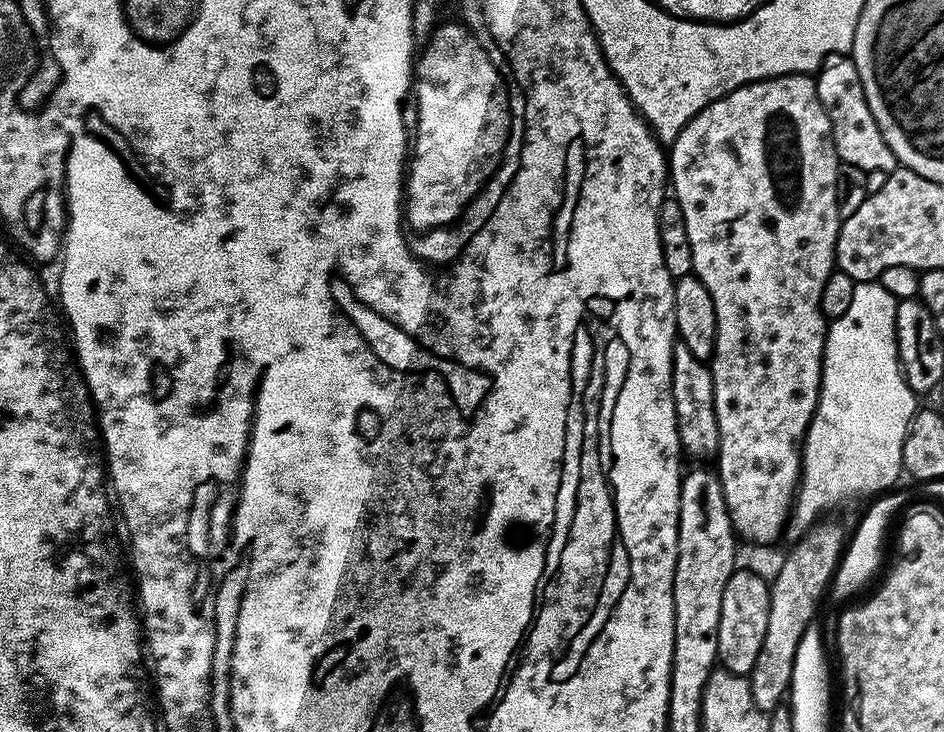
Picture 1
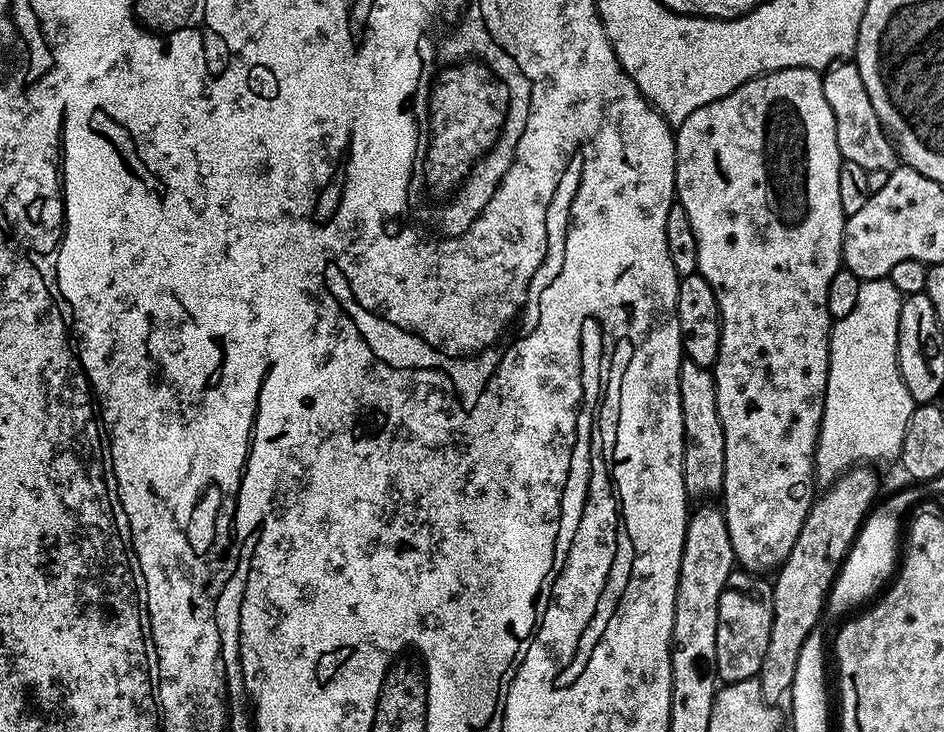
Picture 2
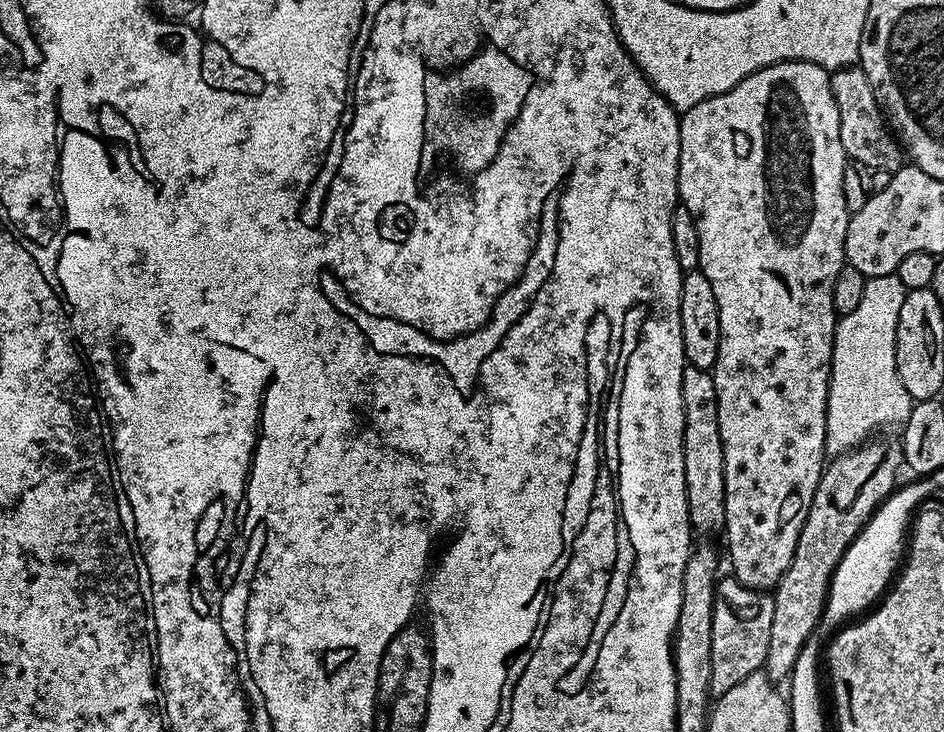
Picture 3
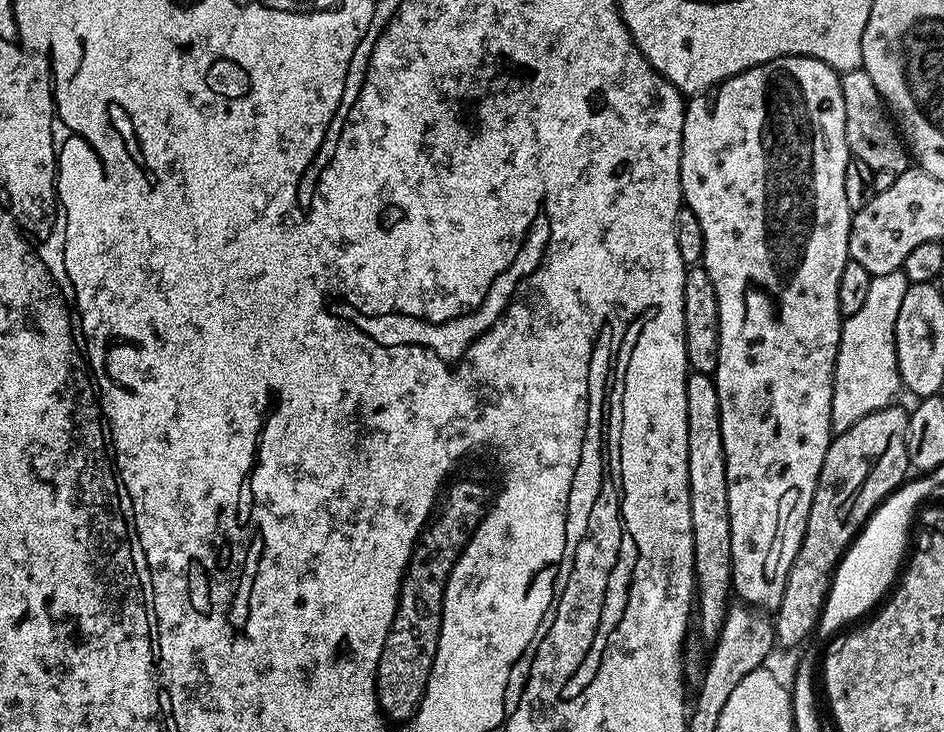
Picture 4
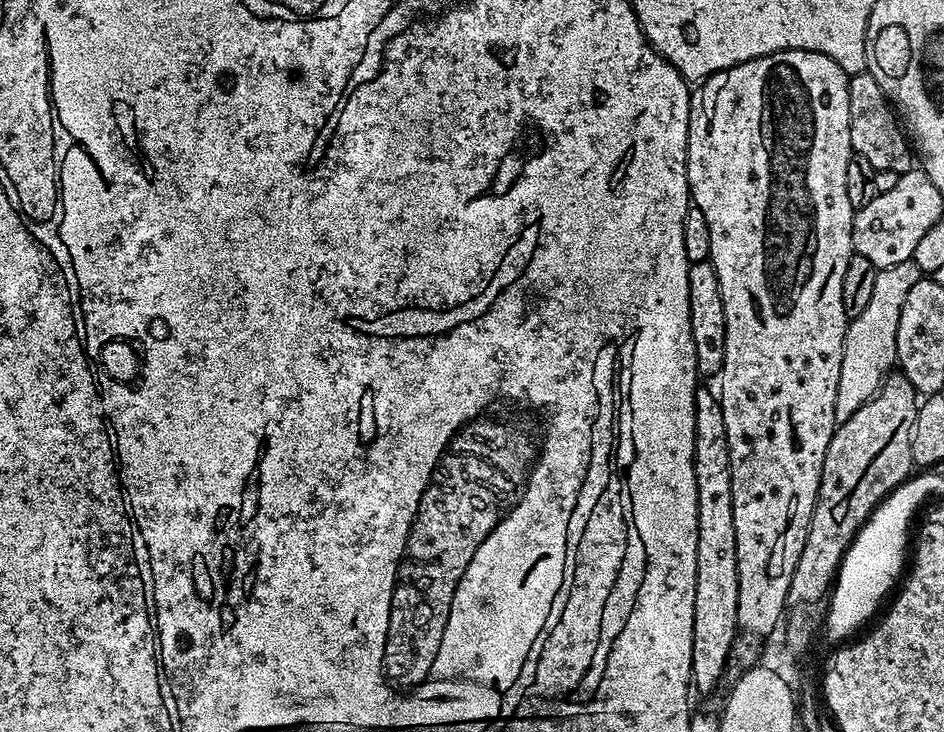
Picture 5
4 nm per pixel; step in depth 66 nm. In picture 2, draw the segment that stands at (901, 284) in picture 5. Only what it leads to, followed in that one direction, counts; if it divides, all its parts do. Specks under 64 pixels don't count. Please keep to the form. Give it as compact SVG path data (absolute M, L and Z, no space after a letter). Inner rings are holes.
M887 278L883 280L861 280L858 290L858 303L854 310L846 314L846 318L835 321L832 325L832 334L828 337L828 381L826 382L826 398L824 399L824 417L820 423L820 433L816 443L816 474L815 479L821 480L821 485L827 486L840 476L843 476L849 468L863 465L865 462L876 462L872 460L893 460L900 455L900 448L904 445L906 426L910 422L910 414L914 407L914 401L910 390L906 390L906 382L902 382L902 374L898 366L896 351L898 350L898 314L902 314L904 296L899 292Z

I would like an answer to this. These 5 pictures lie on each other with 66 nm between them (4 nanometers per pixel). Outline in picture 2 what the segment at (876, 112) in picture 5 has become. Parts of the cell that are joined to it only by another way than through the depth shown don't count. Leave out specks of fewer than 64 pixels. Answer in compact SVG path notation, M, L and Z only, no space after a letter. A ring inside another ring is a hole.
M836 62L831 65L823 73L824 89L826 90L826 102L830 102L830 110L834 110L834 126L836 127L836 137L838 138L838 150L840 151L841 161L849 160L856 163L857 166L862 166L867 172L874 170L886 170L888 173L892 172L898 166L898 153L896 145L892 143L887 132L884 131L884 123L878 118L878 114L874 114L874 105L870 102L870 94L866 94L866 85L862 83L862 74L858 74L858 66L854 62Z

